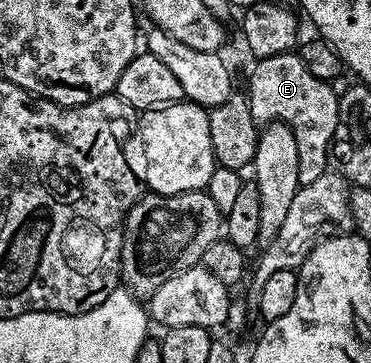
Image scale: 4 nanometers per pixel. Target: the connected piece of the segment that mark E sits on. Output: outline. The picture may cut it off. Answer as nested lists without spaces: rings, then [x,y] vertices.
[[[297,52],[260,58],[254,65],[251,75],[247,78],[245,93],[255,123],[284,122],[293,132],[293,136],[297,140],[300,179],[313,179],[328,173],[331,142],[335,138],[339,123],[340,95],[333,92],[329,82],[317,80],[317,76],[313,76],[313,72],[309,72],[309,68],[305,68],[305,60],[301,60],[301,56]]]

